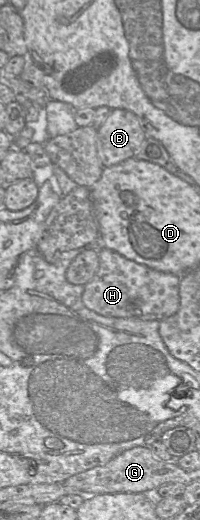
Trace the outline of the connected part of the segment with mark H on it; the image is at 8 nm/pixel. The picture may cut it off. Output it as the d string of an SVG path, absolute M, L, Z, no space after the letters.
M98 246L99 268L95 276L84 285L83 304L90 310L106 317L138 318L162 321L179 309L179 284L181 277L164 273L128 260L120 254Z

